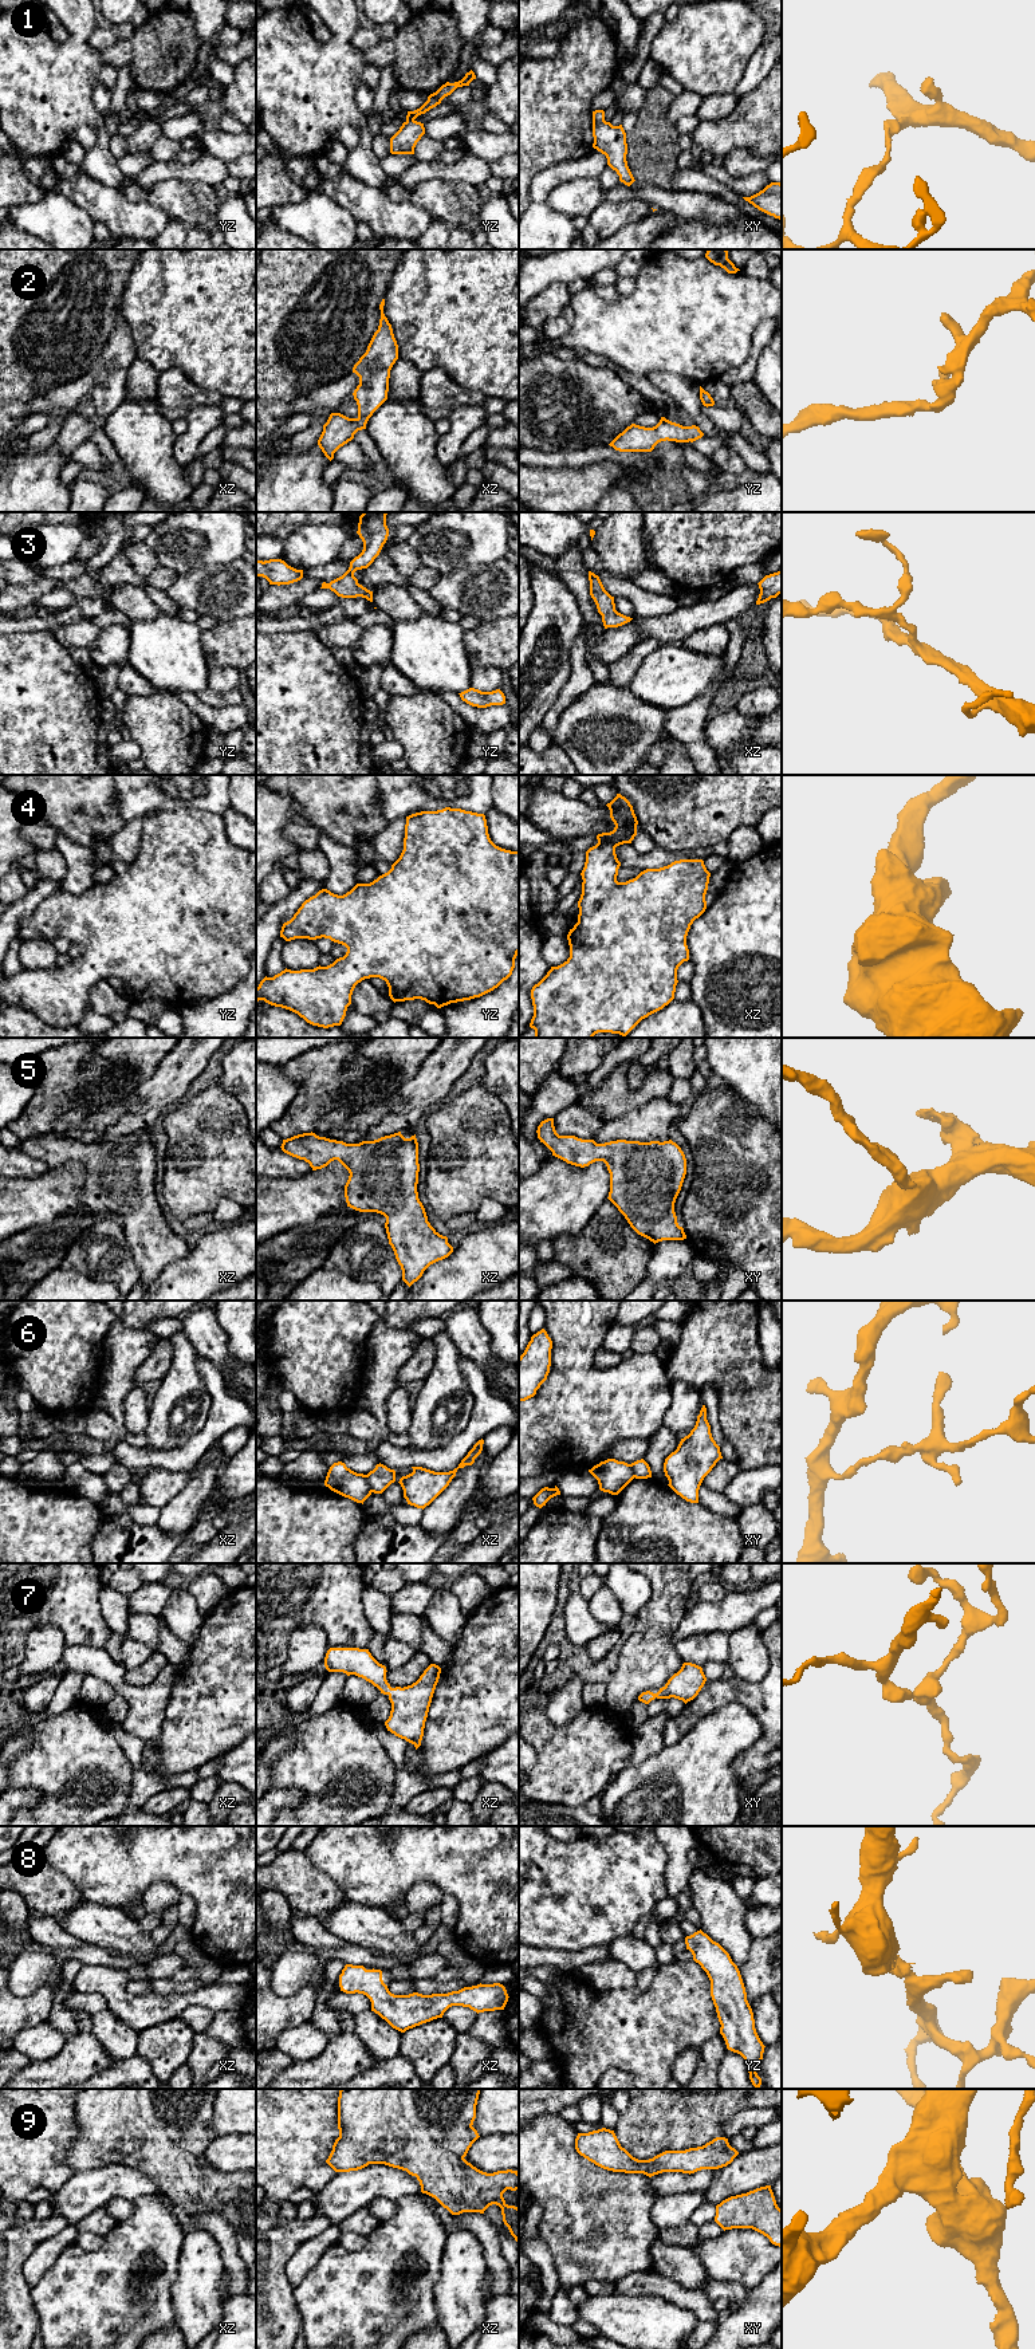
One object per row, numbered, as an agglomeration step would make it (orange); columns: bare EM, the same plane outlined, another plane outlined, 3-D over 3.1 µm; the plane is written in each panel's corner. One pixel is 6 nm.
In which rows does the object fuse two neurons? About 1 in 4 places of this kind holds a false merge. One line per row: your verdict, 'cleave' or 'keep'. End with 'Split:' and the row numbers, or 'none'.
1: cleave
2: keep
3: keep
4: keep
5: keep
6: cleave
7: keep
8: keep
9: keep
Split: 1, 6

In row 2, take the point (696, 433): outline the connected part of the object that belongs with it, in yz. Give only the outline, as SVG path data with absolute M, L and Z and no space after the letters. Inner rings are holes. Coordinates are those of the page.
M661 417L653 428L631 424L609 445L619 452L652 452L661 441L693 442L703 436L704 433L696 425L682 426Z

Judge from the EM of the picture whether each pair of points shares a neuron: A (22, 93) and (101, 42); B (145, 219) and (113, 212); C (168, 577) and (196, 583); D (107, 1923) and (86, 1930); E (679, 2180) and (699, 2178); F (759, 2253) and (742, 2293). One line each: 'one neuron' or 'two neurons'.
A: two neurons
B: one neuron
C: two neurons
D: one neuron
E: one neuron
F: two neurons

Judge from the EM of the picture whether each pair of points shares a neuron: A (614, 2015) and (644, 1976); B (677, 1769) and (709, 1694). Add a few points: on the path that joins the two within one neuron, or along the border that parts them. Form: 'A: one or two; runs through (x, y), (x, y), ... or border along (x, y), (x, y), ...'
A: two; border along (657, 1968), (653, 1982), (646, 1989), (636, 1987)
B: two; border along (724, 1704), (704, 1715), (675, 1743)

